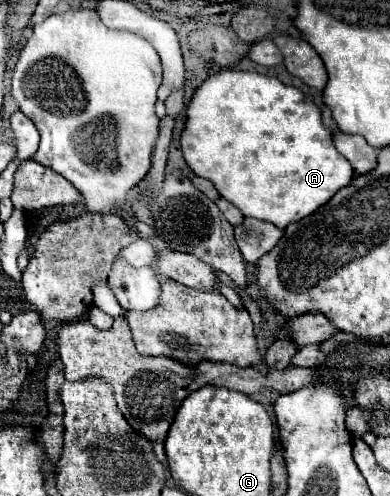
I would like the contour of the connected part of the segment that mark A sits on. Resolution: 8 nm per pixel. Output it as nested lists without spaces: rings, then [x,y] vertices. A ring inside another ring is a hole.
[[[222,69],[196,89],[188,105],[186,129],[182,131],[182,153],[188,167],[198,177],[210,179],[220,195],[246,217],[270,221],[280,229],[312,215],[354,179],[354,169],[334,147],[332,131],[324,125],[316,103],[300,89],[284,85],[276,77],[250,71]]]

